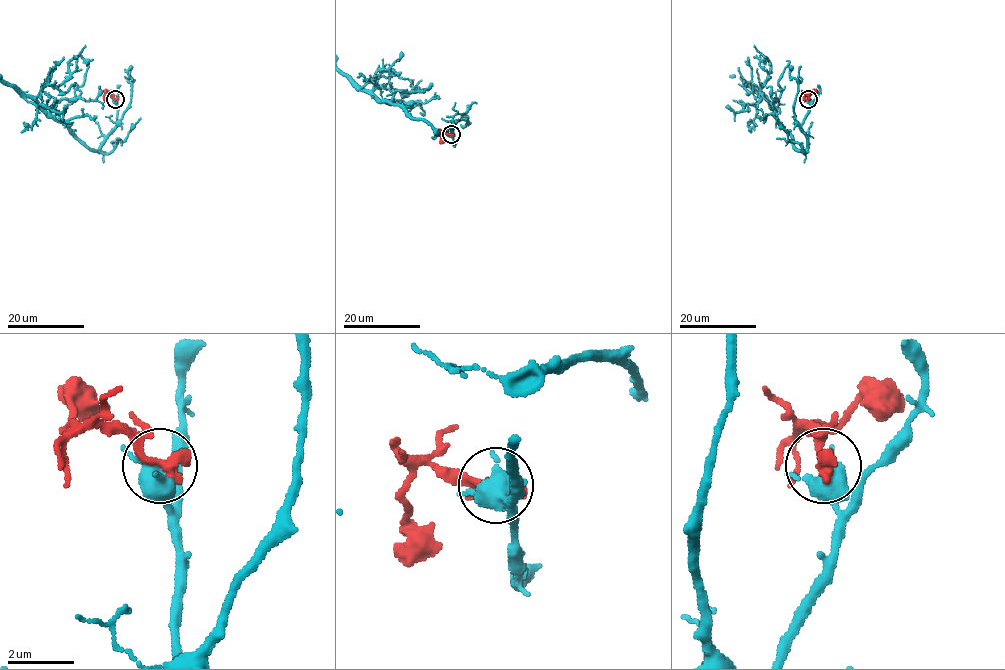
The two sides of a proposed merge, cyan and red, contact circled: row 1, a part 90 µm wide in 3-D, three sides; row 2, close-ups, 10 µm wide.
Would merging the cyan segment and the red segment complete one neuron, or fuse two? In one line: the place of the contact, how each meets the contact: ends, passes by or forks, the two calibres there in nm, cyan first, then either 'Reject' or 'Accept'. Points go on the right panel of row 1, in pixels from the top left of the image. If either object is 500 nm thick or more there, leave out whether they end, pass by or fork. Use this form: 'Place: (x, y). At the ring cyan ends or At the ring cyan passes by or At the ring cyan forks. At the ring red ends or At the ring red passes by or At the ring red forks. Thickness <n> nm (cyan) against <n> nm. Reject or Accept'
Place: (808, 99). At the ring cyan forks. At the ring red ends. Thickness 400 nm (cyan) against 400 nm. Reject

